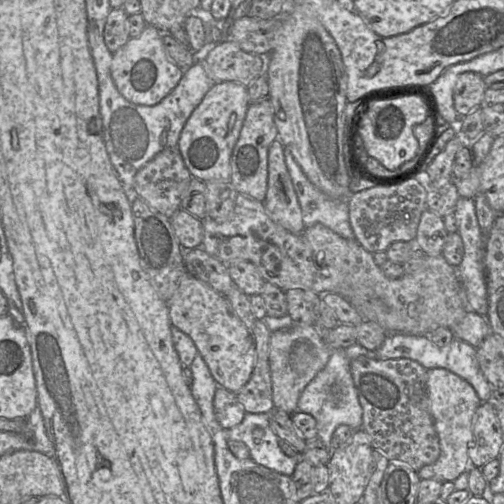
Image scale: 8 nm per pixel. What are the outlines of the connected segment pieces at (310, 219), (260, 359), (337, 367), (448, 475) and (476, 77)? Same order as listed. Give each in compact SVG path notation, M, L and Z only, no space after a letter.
M286 147L284 159L298 198L305 228L320 223L343 238L354 240L355 235L349 221L348 199L331 198L314 186Z
M256 319L251 334L256 351L255 365L250 379L235 395L245 412L270 413L274 410L269 365L271 332L262 320Z
M358 343L345 349L332 350L326 366L305 387L298 400L297 411L314 417L318 438L329 452L332 435L339 425L347 425L354 431L362 428L363 411L350 371L351 361L360 356L377 359L375 351L367 350Z
M443 368L427 370L427 390L430 413L439 437L441 452L436 462L422 467L417 474L420 479L454 482L467 469L473 416L482 401L471 384Z
M475 72L461 74L454 87L454 108L466 116L481 105L487 87L484 77Z

